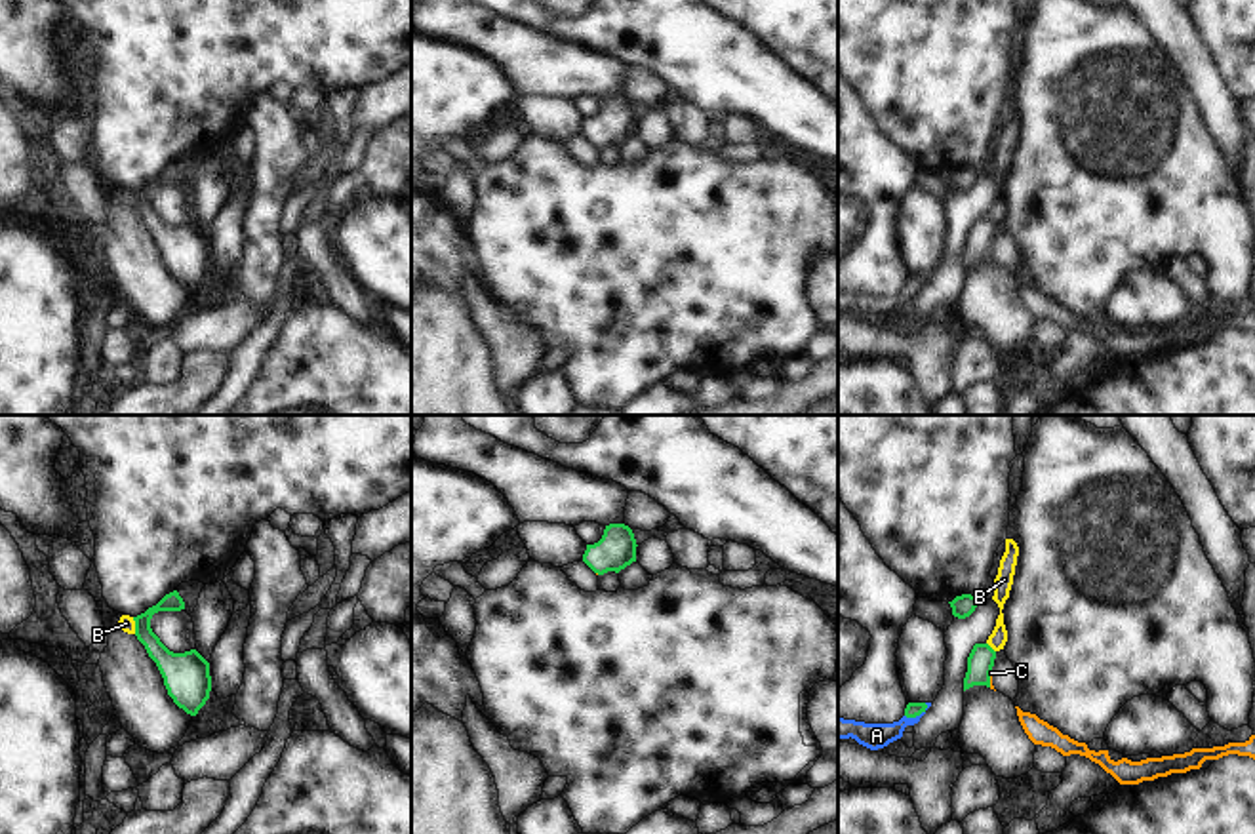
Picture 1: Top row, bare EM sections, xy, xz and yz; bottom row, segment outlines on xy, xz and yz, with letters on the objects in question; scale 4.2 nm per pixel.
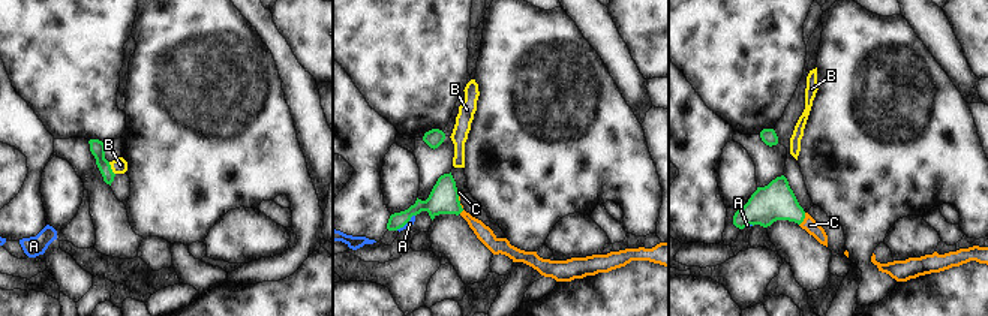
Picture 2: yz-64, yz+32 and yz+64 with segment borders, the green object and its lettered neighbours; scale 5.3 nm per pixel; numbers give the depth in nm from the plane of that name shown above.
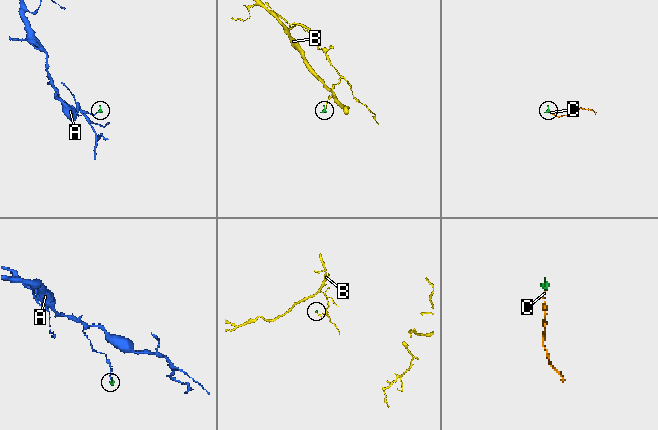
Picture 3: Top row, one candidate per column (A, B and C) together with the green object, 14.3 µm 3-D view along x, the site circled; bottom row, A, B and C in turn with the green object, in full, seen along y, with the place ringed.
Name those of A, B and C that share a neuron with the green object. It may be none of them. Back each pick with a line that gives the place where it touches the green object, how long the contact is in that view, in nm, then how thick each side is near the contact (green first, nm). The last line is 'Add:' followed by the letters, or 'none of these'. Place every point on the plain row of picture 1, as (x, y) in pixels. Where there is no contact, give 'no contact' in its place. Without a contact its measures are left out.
A: yz (916, 288) | 120 nm | 60/110 nm
C: yz (989, 252) | 70 nm | 110/20 nm
Add: A, C

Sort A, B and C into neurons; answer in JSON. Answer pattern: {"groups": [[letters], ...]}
{"groups": [["A", "C"], ["B"]]}

